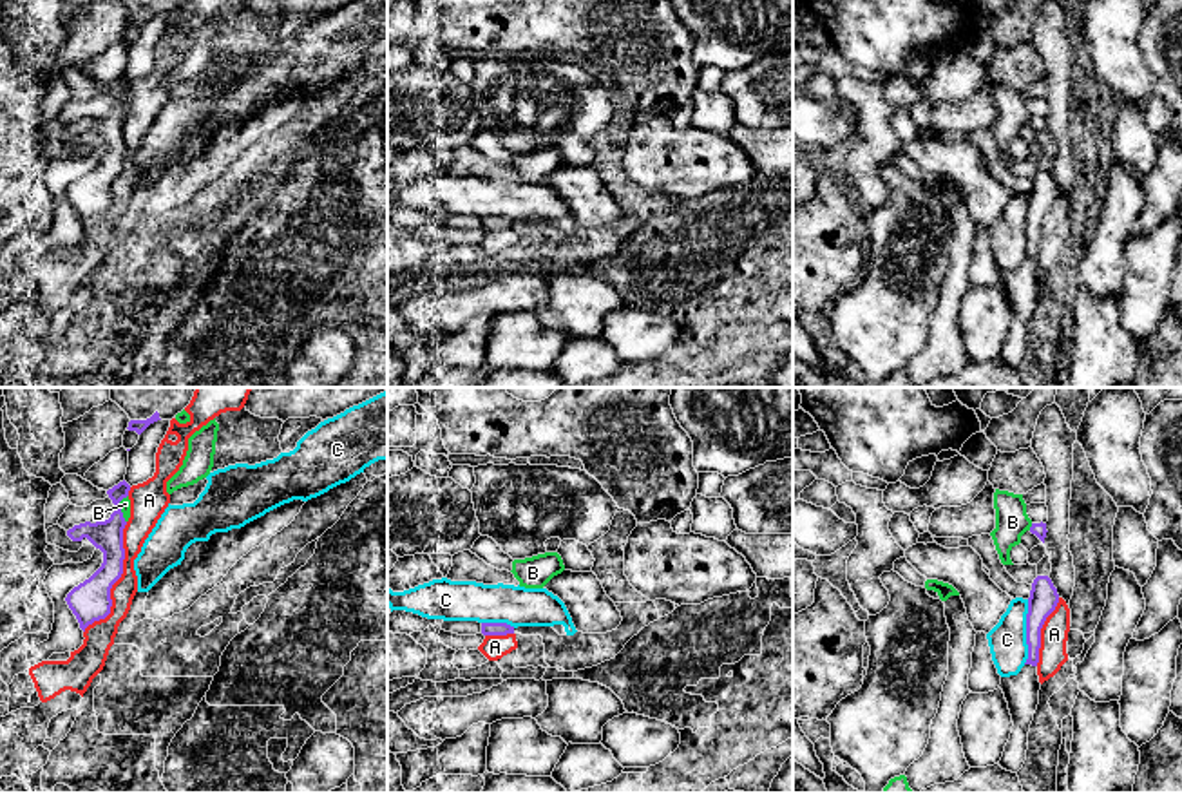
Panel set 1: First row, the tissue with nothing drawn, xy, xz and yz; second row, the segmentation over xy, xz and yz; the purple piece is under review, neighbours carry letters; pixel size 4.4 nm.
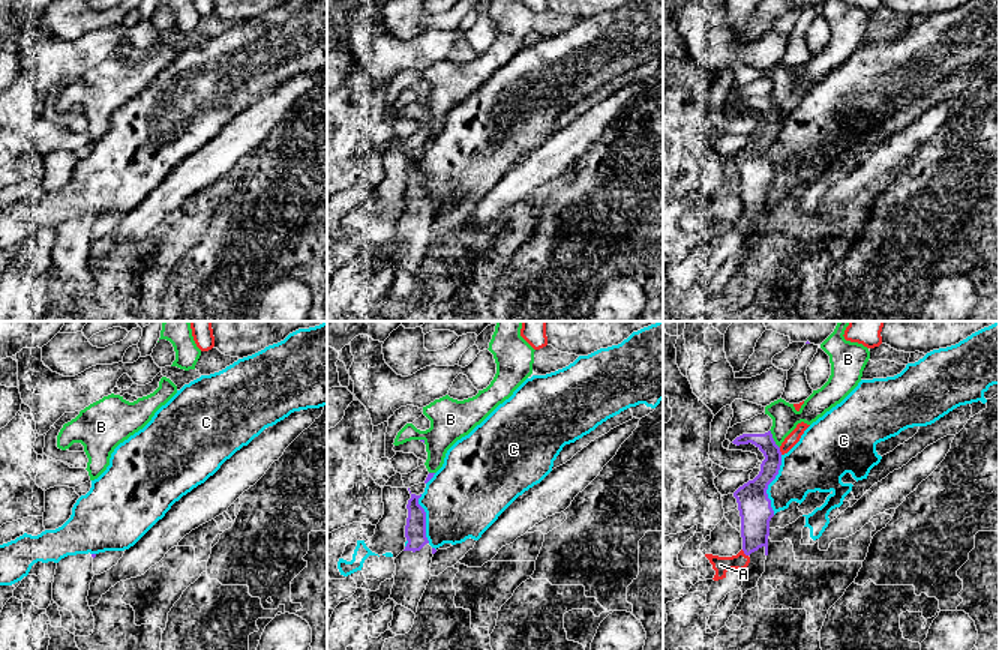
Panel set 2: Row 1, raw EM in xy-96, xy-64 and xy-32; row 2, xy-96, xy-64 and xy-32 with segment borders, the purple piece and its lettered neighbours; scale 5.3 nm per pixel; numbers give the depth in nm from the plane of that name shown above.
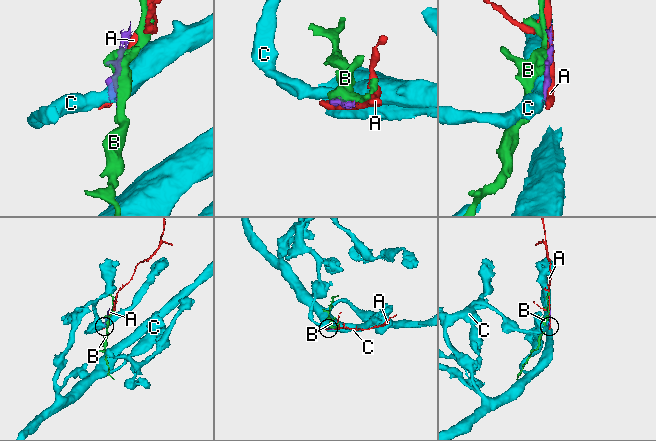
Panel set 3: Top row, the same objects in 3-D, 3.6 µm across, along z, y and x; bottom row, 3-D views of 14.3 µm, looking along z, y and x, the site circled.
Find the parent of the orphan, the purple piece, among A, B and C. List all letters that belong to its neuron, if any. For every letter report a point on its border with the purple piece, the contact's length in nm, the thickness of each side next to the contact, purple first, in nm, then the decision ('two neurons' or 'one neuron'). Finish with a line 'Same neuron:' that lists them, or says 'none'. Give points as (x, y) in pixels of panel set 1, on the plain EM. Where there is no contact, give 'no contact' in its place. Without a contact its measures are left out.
A: xy (116, 174) | 550 nm | 180/120 nm | two neurons
B: xy (120, 104) | 130 nm | 140/50 nm | two neurons
C: yz (1027, 227) | 280 nm | 130/170 nm | two neurons
Same neuron: none

